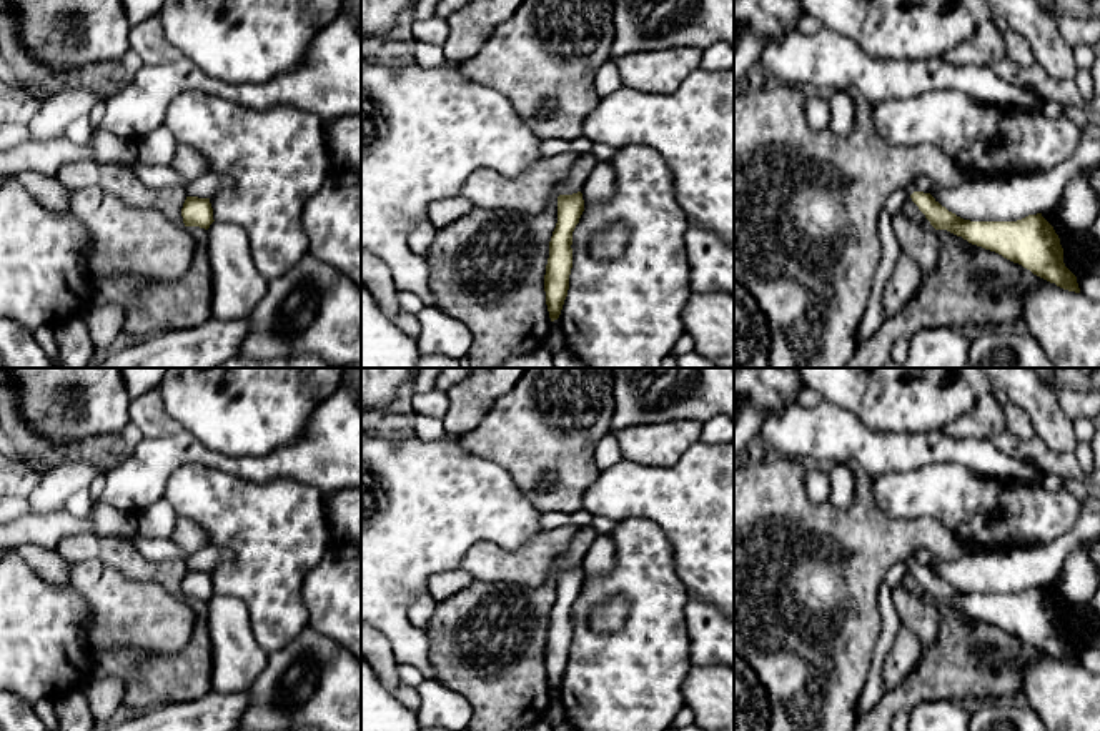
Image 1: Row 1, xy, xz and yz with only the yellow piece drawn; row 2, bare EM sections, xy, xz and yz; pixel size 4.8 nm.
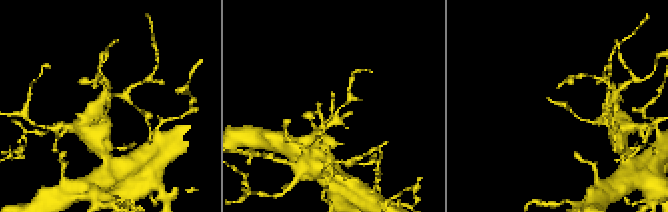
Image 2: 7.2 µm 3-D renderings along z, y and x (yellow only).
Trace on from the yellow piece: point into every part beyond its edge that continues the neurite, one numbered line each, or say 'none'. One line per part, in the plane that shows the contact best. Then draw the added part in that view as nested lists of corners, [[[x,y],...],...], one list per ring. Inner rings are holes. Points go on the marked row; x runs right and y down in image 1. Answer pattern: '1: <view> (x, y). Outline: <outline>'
1: yz (921, 243). Outline: [[[902,211],[892,215],[892,226],[902,255],[915,260],[924,273],[934,271],[940,253],[939,230],[925,228]]]

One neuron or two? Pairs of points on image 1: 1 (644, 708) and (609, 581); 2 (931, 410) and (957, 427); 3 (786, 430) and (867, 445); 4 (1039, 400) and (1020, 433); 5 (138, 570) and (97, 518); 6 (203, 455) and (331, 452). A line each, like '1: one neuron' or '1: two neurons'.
1: one neuron
2: two neurons
3: one neuron
4: two neurons
5: two neurons
6: one neuron

